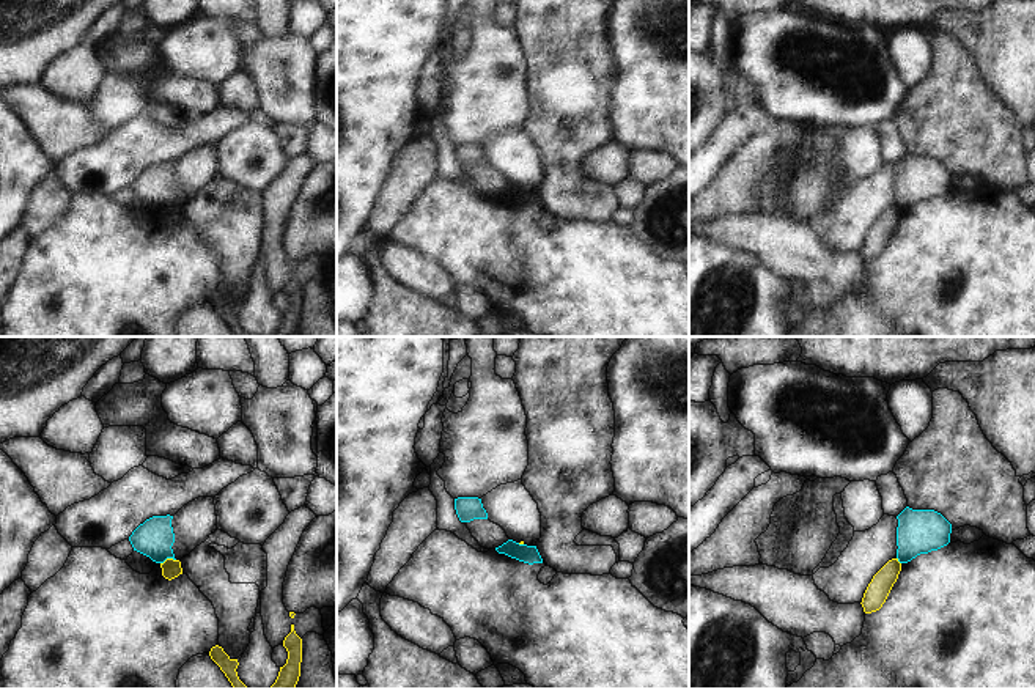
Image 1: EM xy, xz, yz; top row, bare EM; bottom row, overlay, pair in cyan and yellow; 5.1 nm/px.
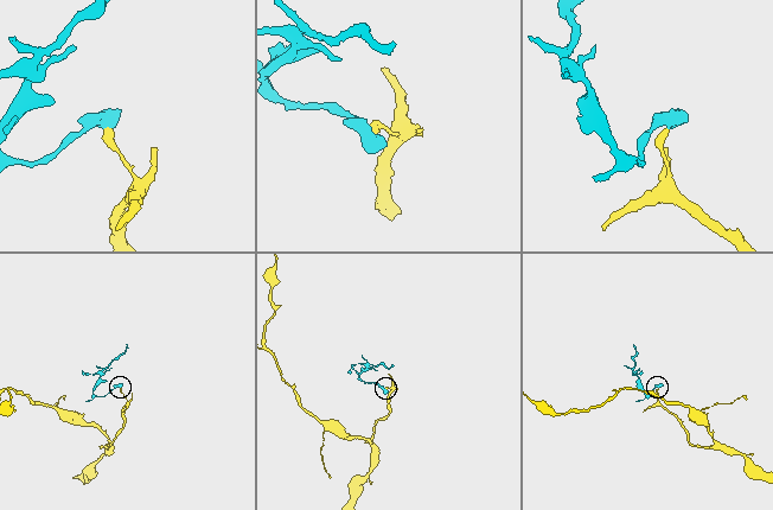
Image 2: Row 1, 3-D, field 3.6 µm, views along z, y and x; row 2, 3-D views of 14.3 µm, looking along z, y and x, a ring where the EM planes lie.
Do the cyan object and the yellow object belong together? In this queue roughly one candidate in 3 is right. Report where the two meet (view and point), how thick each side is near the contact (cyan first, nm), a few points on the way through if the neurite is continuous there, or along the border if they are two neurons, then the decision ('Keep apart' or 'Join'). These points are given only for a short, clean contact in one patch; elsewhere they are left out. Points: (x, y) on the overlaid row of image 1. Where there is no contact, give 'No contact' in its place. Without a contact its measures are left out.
Touches cyan at xy (167, 557). Thickness 190 nm (cyan) against 100 nm. Boundary: xy (175, 559), (165, 559), (161, 563). Keep apart.

